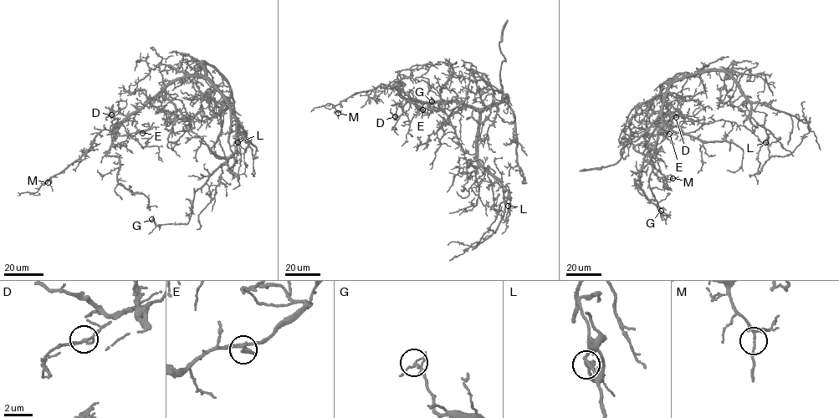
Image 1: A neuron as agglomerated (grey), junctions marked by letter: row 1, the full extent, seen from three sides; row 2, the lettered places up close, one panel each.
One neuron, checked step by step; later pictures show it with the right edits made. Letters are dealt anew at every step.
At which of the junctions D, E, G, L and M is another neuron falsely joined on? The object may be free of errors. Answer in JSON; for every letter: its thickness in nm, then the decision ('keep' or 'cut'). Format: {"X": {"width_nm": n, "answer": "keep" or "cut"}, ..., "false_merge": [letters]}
{"D": {"width_nm": 160, "answer": "keep"}, "E": {"width_nm": 120, "answer": "keep"}, "G": {"width_nm": 140, "answer": "keep"}, "L": {"width_nm": 140, "answer": "cut"}, "M": {"width_nm": 130, "answer": "keep"}, "false_merge": ["L"]}

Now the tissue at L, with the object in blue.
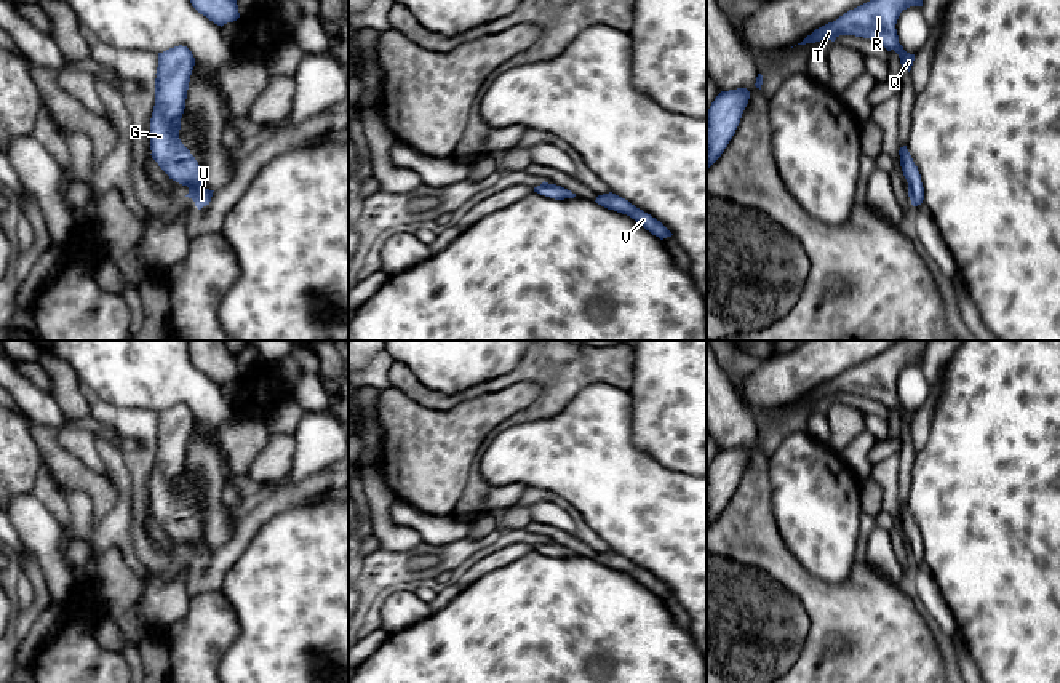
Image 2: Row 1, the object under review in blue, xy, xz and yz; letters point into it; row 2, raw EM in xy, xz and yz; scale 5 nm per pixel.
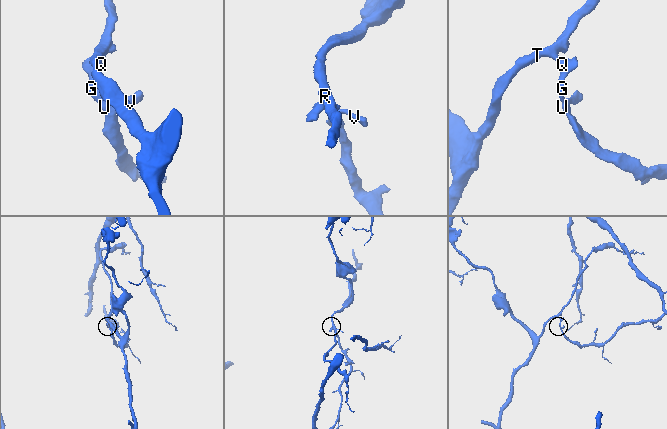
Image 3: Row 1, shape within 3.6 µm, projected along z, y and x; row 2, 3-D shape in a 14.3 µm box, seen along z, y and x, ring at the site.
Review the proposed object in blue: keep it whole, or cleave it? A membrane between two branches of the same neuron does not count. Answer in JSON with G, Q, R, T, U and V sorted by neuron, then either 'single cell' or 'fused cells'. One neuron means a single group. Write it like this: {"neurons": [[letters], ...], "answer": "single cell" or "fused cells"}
{"neurons": [["G", "Q", "R", "T"], ["U", "V"]], "answer": "fused cells"}

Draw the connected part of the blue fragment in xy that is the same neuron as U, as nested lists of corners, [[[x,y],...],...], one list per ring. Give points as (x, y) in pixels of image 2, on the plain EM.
[[[201,539],[190,541],[187,542],[187,545],[189,545],[189,552],[185,555],[192,557],[198,568],[209,563],[214,549],[205,547]]]

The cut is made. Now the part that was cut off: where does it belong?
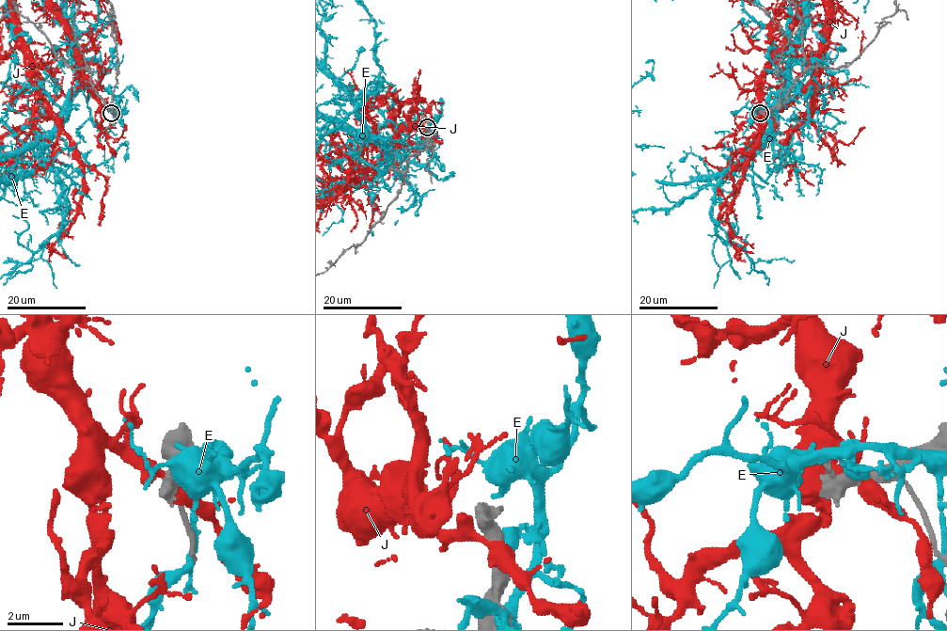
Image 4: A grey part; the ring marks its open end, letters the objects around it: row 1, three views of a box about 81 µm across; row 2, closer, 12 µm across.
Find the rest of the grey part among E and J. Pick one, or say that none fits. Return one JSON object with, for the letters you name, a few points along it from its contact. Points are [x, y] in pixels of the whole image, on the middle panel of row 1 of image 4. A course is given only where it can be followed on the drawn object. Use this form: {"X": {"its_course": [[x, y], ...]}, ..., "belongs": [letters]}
{"belongs": []}

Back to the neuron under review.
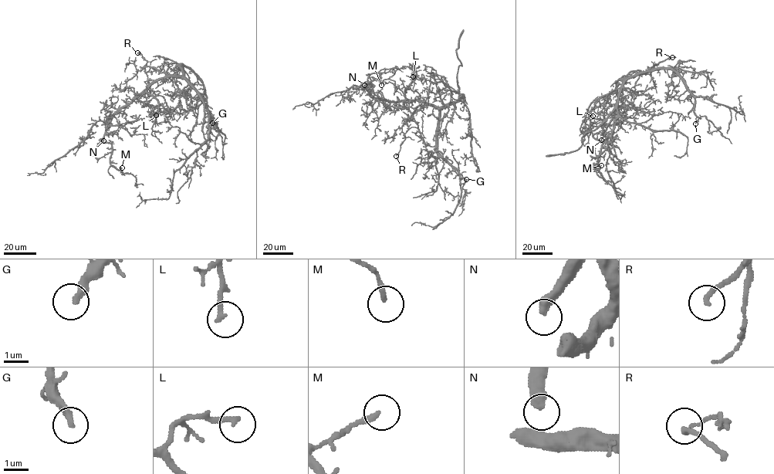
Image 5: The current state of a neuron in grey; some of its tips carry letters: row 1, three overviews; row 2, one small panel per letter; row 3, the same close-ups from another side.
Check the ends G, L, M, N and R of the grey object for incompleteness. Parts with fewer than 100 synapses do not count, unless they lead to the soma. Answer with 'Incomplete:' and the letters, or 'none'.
Incomplete: N

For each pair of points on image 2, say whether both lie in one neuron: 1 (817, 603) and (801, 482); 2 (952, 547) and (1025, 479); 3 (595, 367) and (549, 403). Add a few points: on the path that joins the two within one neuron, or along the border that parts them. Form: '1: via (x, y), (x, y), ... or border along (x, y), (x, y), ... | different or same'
1: border along (789, 551), (822, 583), (841, 584), (851, 573) | different
2: via (969, 530), (1008, 491) | same
3: via (584, 368), (560, 392) | same

